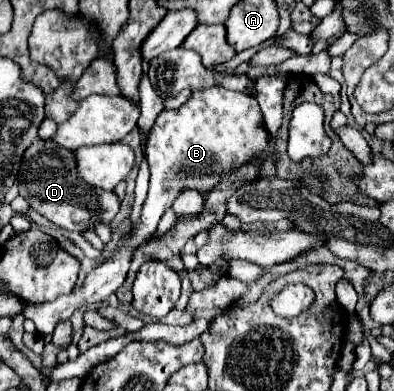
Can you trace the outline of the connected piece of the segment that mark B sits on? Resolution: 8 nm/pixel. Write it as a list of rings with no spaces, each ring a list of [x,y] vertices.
[[[214,85],[202,91],[192,91],[190,99],[172,111],[162,111],[152,127],[150,139],[146,143],[146,155],[150,165],[150,189],[148,197],[142,205],[142,215],[130,231],[120,237],[116,251],[106,261],[98,263],[84,279],[78,291],[72,295],[62,295],[56,301],[40,303],[40,305],[24,305],[24,317],[34,321],[40,335],[48,335],[54,331],[58,321],[70,319],[70,315],[90,303],[106,301],[116,289],[124,283],[132,255],[136,247],[150,241],[156,233],[160,217],[166,209],[172,207],[176,195],[182,189],[198,189],[200,193],[210,191],[220,183],[220,177],[234,167],[250,161],[258,153],[266,149],[266,129],[262,127],[262,111],[258,101],[250,95],[228,91],[222,85]]]

